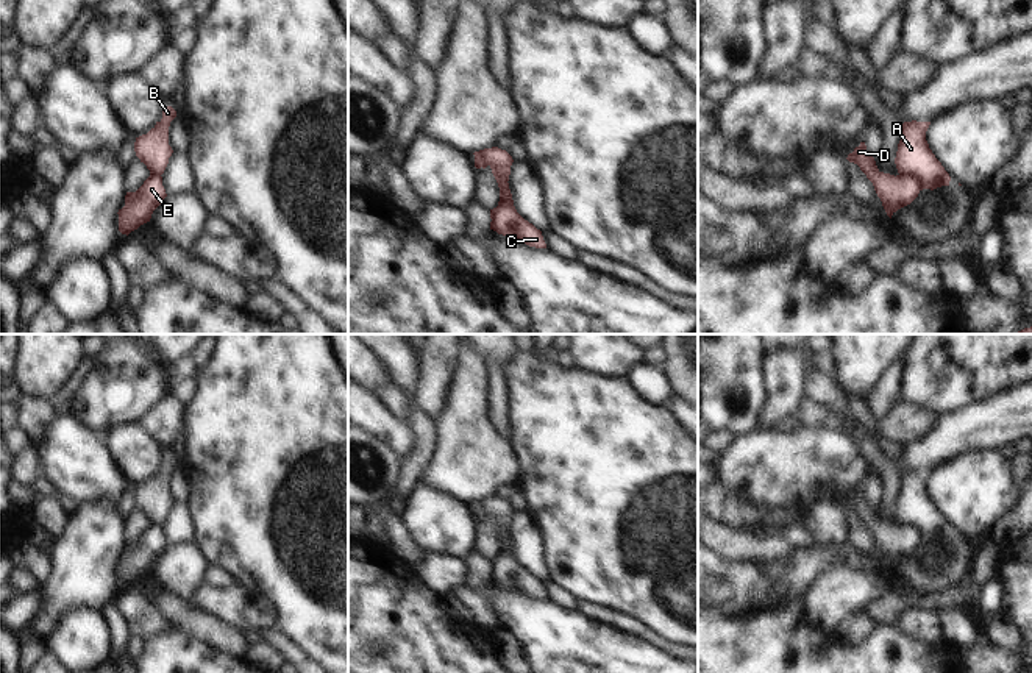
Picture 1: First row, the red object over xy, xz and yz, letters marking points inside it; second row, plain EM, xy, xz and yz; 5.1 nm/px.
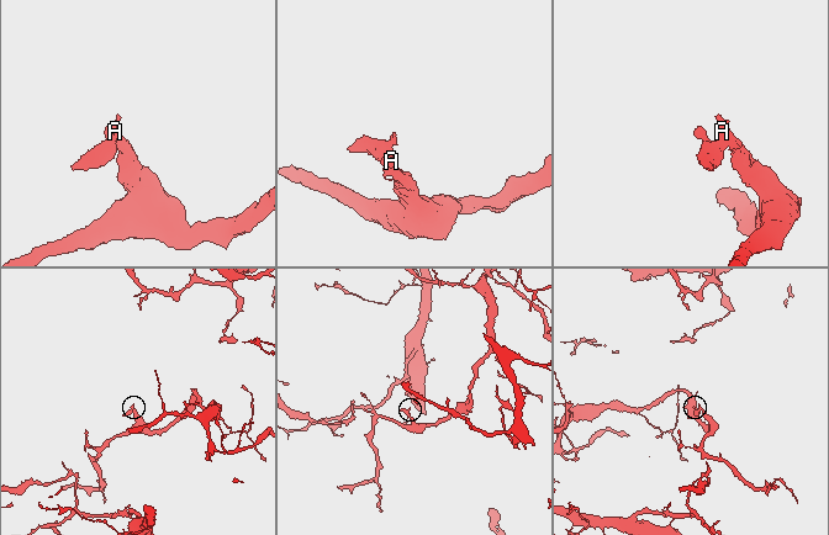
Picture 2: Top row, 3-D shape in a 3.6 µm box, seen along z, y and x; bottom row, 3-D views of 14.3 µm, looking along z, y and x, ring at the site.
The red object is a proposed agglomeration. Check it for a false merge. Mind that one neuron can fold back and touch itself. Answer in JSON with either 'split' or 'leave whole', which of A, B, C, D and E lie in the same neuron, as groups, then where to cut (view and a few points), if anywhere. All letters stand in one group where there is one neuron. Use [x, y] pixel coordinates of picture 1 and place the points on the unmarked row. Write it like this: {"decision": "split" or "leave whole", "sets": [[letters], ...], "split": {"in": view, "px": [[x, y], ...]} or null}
{"decision": "split", "sets": [["A", "B", "C"], ["D", "E"]], "split": {"in": "yz", "px": [[900, 523], [915, 527], [920, 539]]}}

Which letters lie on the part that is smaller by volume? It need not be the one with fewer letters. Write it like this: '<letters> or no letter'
D, E

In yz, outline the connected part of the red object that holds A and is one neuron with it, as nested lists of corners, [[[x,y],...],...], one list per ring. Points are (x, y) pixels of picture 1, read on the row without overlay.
[[[931,472],[901,473],[901,490],[895,514],[899,525],[910,525],[920,529],[920,540],[949,536],[951,526],[935,507],[926,490],[926,481]]]

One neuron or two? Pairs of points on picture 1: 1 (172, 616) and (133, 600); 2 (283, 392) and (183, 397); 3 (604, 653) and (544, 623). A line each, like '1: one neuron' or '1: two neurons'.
1: two neurons
2: two neurons
3: one neuron

